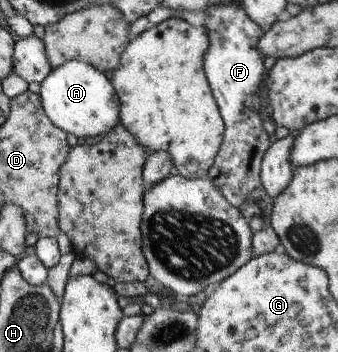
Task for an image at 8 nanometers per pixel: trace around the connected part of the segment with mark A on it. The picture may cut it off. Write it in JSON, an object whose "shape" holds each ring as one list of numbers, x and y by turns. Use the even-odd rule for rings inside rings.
{"shape":[[79,59,66,61,50,71,41,81,40,103,50,121,67,134,78,137,98,137,110,133,119,124,120,99,106,74]]}

